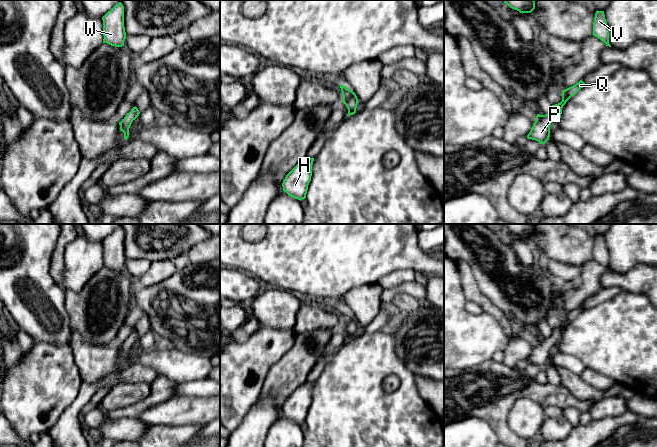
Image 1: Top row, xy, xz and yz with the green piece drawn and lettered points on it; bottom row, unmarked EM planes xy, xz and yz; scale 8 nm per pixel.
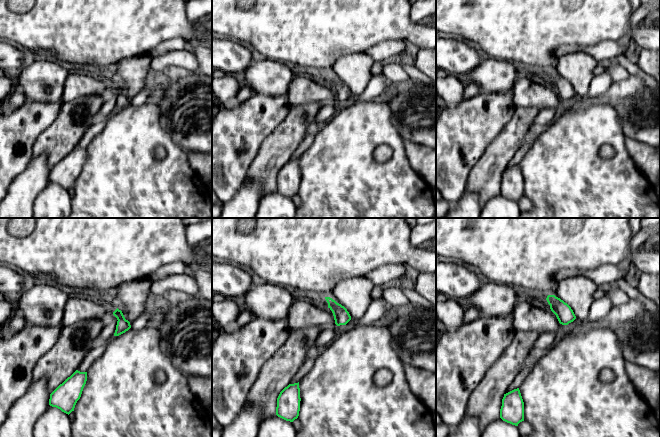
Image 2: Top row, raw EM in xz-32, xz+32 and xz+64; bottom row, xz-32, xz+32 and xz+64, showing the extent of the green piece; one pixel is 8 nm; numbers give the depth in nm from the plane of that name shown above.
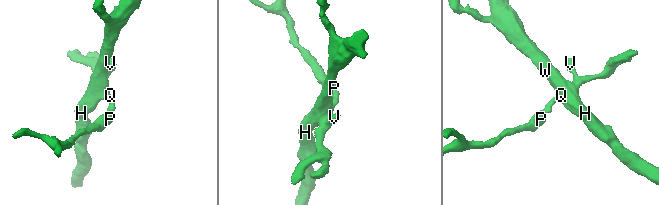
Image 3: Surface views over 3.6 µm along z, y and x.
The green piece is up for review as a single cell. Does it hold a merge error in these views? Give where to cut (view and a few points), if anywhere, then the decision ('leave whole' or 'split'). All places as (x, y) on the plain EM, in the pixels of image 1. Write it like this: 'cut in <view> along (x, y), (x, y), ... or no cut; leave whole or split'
cut in xz along (357, 326), (347, 332); split

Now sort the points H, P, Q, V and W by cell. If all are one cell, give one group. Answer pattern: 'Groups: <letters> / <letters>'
Groups: H Q V W / P

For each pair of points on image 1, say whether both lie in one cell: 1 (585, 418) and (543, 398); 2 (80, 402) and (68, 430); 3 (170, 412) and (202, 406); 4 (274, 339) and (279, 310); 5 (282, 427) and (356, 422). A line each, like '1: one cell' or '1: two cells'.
1: two cells
2: one cell
3: one cell
4: two cells
5: two cells

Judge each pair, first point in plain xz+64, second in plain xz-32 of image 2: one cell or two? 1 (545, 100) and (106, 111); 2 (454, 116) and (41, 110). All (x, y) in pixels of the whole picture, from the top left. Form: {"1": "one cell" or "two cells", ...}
{"1": "two cells", "2": "one cell"}

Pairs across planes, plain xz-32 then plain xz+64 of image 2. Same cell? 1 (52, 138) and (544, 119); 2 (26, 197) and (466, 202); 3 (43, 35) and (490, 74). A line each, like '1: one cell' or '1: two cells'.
1: two cells
2: one cell
3: two cells

